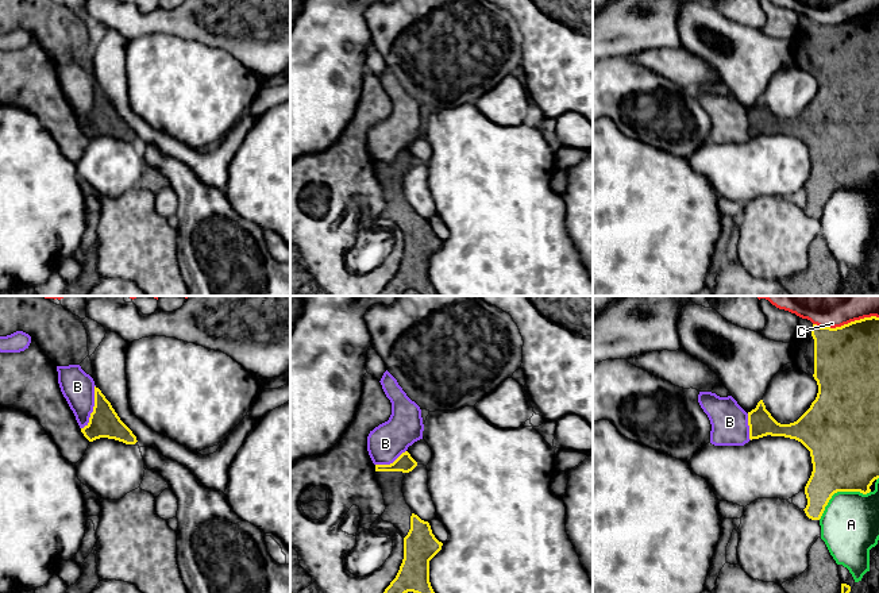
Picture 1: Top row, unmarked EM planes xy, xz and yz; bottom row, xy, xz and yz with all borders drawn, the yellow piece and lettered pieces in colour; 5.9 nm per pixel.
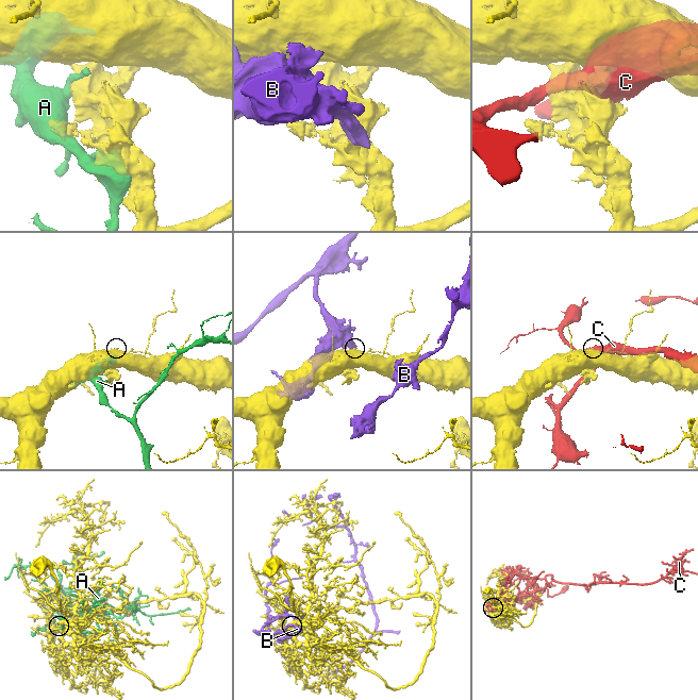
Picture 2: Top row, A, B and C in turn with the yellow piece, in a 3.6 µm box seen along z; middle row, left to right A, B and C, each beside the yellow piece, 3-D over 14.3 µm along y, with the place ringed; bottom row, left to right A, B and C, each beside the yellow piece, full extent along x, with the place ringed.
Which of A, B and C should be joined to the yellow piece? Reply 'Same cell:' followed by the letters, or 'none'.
Same cell: none

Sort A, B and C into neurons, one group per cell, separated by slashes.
A / B / C

